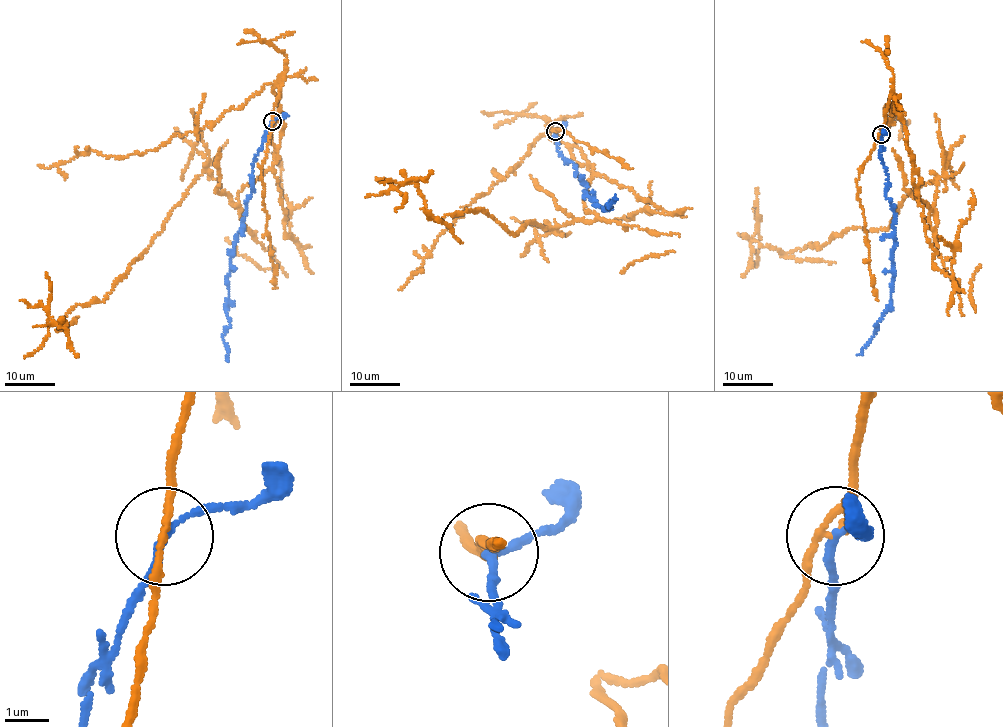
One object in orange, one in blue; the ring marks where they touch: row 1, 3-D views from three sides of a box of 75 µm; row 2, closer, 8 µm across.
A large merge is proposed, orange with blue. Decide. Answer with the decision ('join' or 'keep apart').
keep apart

